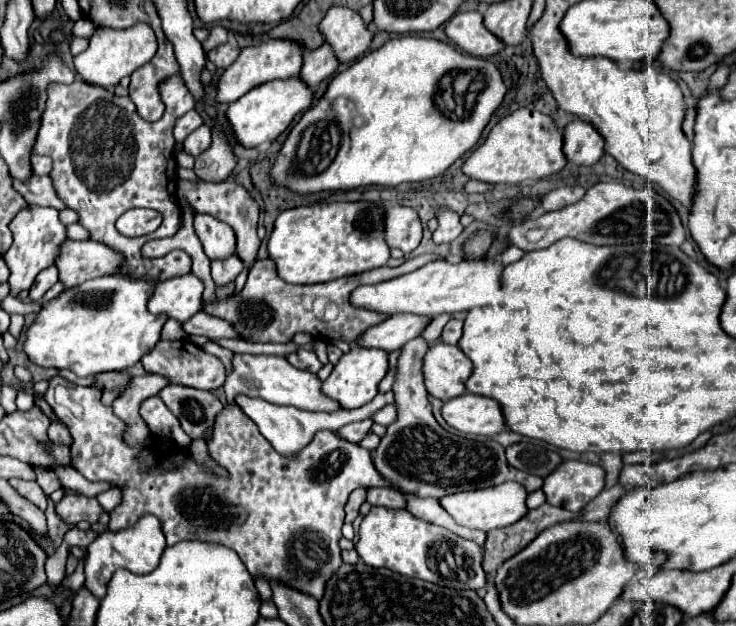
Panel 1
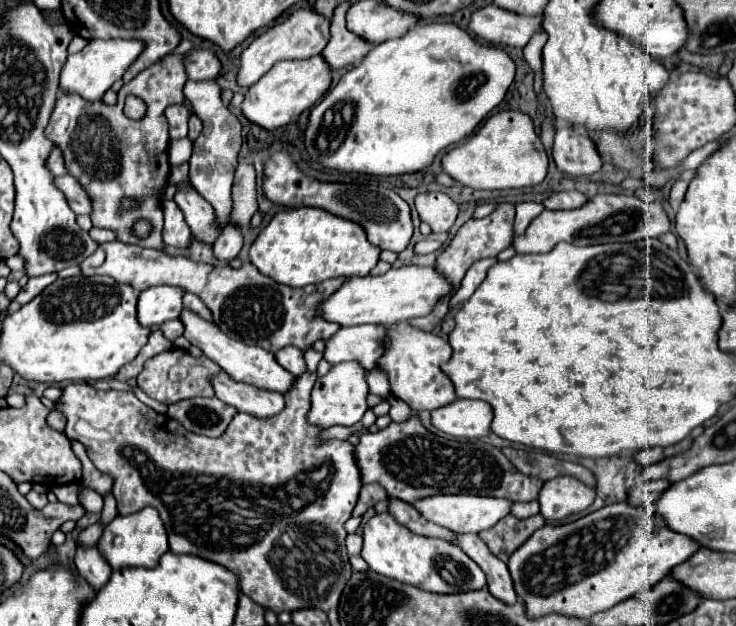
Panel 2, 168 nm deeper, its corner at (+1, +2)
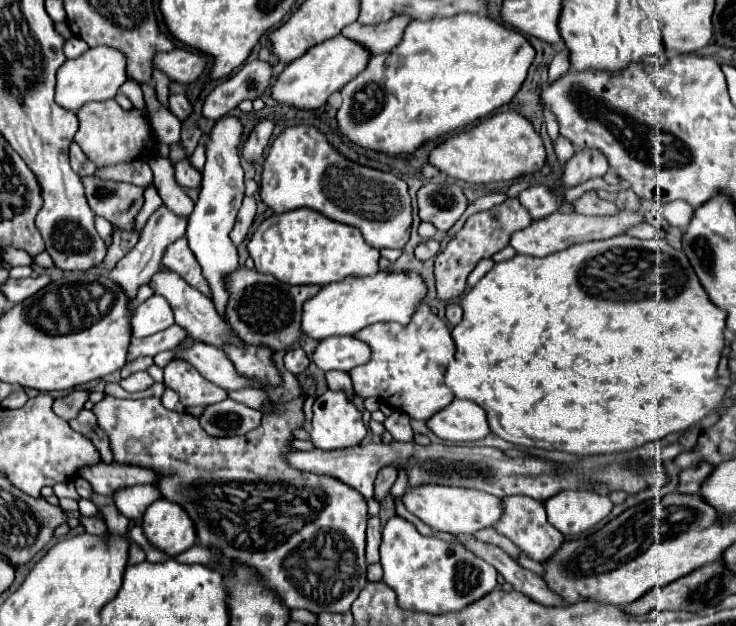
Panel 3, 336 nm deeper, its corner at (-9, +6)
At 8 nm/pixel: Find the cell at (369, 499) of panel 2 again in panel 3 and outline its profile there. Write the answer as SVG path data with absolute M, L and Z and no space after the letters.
M386 466L384 470L380 470L380 474L376 478L376 490L374 490L374 500L376 502L380 502L384 496L390 494L390 488L396 482L396 476L398 476L398 472L392 466Z

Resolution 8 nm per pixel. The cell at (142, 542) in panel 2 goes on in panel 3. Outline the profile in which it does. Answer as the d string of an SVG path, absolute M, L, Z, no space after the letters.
M164 498L148 506L140 526L146 540L170 558L196 544L196 532L192 530L192 520L188 518L188 514L184 514L180 506Z

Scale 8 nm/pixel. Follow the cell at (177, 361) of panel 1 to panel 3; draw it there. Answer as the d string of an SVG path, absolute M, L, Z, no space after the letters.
M180 358L164 366L164 384L180 396L180 404L186 408L216 404L228 396L226 390L208 382L194 366Z

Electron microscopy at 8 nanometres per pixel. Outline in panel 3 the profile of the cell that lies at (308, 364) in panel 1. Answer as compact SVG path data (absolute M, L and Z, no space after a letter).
M292 348L284 356L284 366L292 374L302 374L310 366L310 360L308 360L308 356L306 356L306 352L302 348Z

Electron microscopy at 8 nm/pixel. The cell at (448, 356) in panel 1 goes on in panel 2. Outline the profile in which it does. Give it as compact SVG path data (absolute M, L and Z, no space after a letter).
M402 322L390 326L386 338L388 338L386 352L378 358L376 366L388 376L390 392L394 398L404 400L412 408L412 412L422 412L422 410L432 412L458 398L454 394L452 382L440 370L440 364L448 362L452 356L452 348L442 336L436 336L434 332L418 330L408 322Z

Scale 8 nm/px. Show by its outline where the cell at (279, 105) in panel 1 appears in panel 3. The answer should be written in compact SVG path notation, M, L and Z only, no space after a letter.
M338 34L336 38L330 38L328 42L314 46L302 58L292 60L272 82L270 96L280 104L294 106L298 110L320 108L326 104L332 92L340 90L348 80L356 78L364 70L364 66L368 64L368 58L370 58L368 50L364 50L360 44Z

